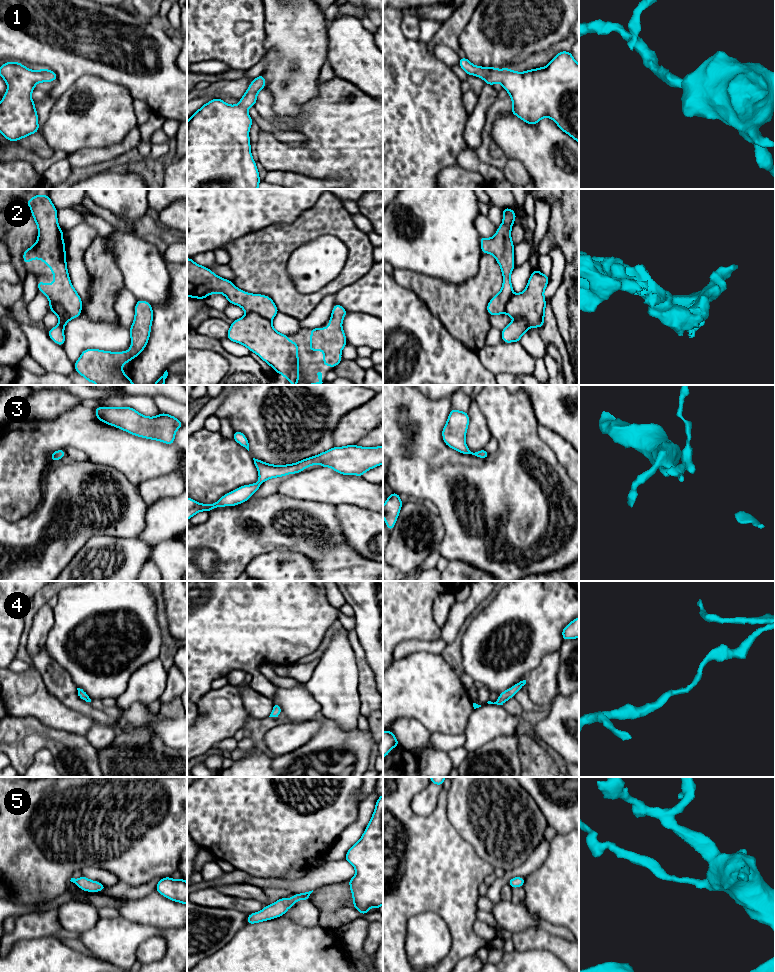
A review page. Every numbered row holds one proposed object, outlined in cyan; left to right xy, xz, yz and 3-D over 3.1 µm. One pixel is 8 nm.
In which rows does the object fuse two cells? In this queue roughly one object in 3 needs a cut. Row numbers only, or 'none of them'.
none of them

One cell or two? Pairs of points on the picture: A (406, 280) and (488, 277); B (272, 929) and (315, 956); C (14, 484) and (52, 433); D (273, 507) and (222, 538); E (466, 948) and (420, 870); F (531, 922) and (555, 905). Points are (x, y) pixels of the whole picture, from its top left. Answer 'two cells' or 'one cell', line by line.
A: one cell
B: one cell
C: one cell
D: one cell
E: one cell
F: two cells

